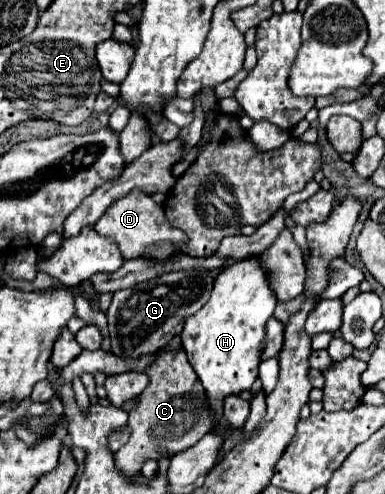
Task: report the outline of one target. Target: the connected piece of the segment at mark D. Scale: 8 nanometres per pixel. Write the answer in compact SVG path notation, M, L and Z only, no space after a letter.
M132 189L122 199L114 201L104 211L104 215L94 225L94 229L96 229L96 233L100 233L104 237L114 237L118 241L118 249L120 249L124 259L136 259L136 257L144 255L154 243L164 241L164 239L172 241L174 245L180 245L188 239L184 231L180 231L168 223L166 215L164 215L164 207L154 203L154 199L140 189Z

